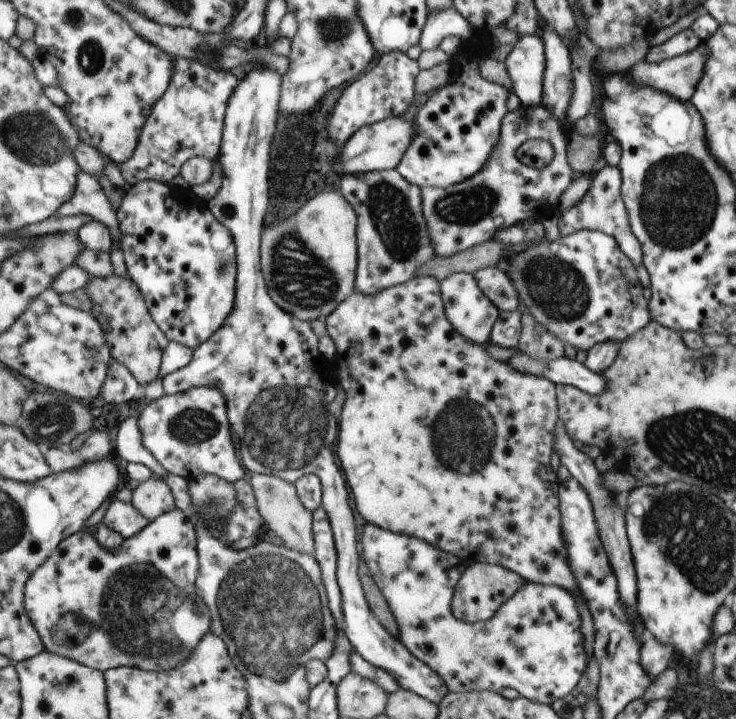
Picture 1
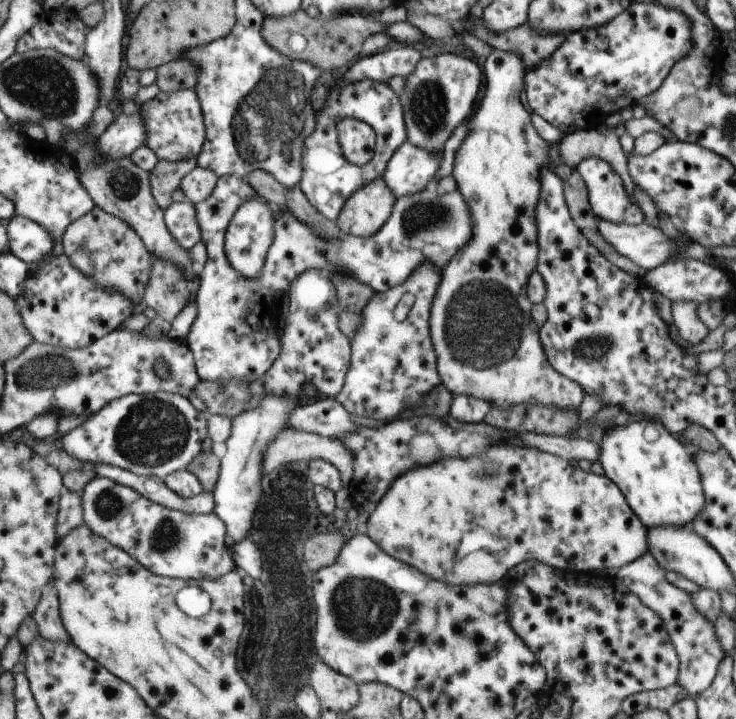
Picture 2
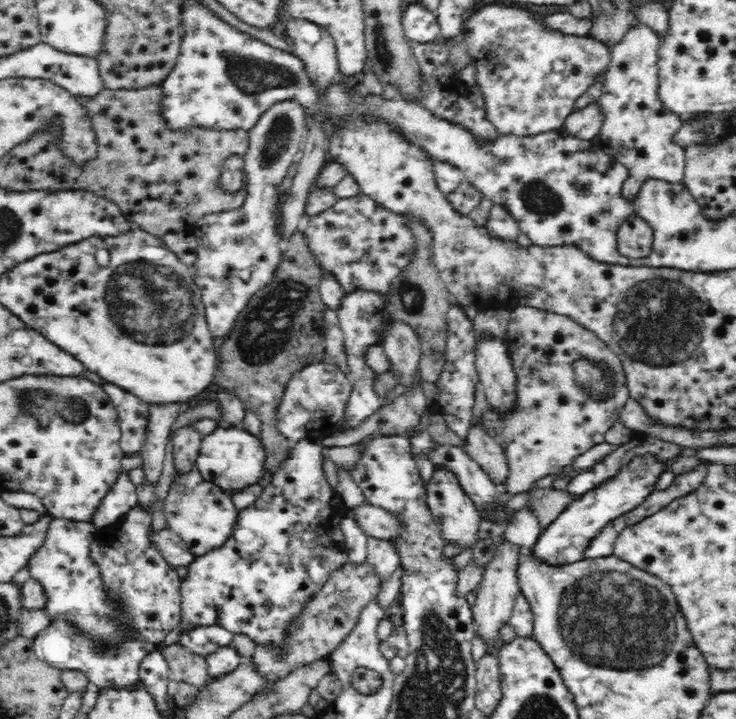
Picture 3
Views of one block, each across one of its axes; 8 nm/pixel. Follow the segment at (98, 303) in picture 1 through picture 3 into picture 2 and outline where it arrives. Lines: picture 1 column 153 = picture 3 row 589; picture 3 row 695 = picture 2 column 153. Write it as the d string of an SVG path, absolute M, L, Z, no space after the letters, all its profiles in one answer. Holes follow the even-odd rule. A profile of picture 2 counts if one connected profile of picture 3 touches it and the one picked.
M95 206L89 214L71 224L62 244L64 253L71 258L75 268L89 278L95 278L97 286L117 290L125 298L131 298L131 302L135 304L143 301L151 278L154 255L130 223Z

